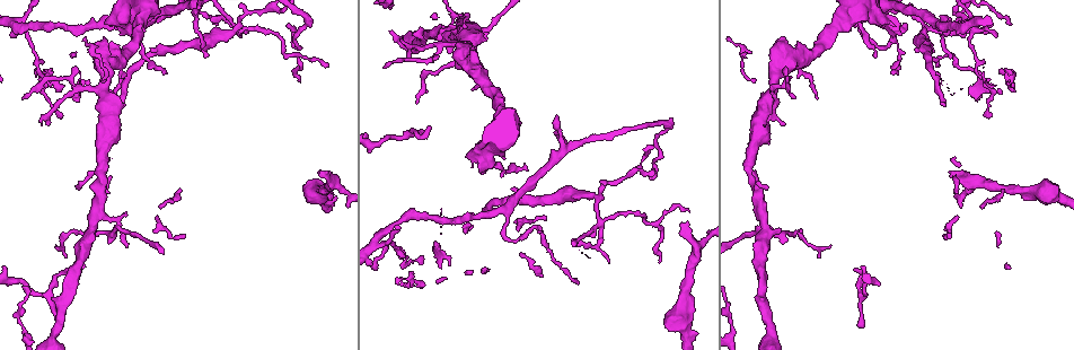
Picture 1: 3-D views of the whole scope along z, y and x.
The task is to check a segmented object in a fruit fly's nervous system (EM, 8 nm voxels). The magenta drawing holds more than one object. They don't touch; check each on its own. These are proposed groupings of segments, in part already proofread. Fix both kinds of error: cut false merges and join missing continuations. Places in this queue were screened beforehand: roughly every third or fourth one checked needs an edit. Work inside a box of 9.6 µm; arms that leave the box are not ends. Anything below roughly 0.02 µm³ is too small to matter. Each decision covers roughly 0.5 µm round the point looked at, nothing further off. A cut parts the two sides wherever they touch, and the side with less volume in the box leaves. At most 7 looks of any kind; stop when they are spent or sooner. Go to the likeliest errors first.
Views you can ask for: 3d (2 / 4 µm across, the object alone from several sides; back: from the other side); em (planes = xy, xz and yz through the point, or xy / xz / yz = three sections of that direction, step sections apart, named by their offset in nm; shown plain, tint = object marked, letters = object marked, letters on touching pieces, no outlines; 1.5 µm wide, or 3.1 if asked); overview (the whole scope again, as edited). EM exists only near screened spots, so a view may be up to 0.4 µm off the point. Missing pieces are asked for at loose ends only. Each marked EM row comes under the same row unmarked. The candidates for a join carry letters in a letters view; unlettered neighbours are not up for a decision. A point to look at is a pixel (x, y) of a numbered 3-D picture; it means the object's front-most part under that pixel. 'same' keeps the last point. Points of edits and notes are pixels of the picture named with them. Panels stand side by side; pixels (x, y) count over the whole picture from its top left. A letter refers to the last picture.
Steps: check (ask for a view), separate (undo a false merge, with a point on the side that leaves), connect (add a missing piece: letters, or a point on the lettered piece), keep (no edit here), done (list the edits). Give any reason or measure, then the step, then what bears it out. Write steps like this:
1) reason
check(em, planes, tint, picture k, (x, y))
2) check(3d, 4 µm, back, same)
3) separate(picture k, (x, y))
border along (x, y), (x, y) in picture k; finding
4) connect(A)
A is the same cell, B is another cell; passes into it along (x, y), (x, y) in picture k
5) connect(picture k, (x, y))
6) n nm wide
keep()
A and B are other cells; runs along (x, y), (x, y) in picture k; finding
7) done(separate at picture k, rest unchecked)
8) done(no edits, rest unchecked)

branch stops here
check(3d, 4 µm, picture 1, (767, 189))

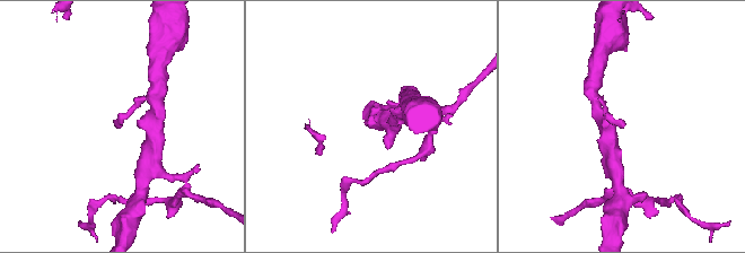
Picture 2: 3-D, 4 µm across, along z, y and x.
need the tissue
check(em, planes, letters, picture 2, (621, 128))

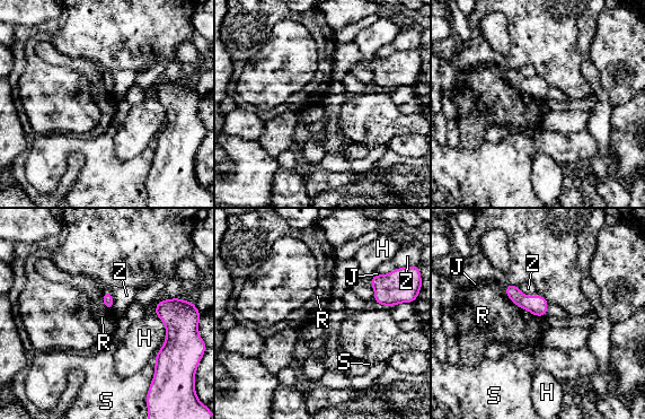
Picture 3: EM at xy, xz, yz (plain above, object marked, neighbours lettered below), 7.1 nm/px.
keep()
H, J, R, S and Z are other cells; border along (504, 287), (505, 295), (512, 302) in picture 3; none of them fits

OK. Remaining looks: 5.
an open end
check(em, yz, step 8, letters, picture 1, (996, 37))

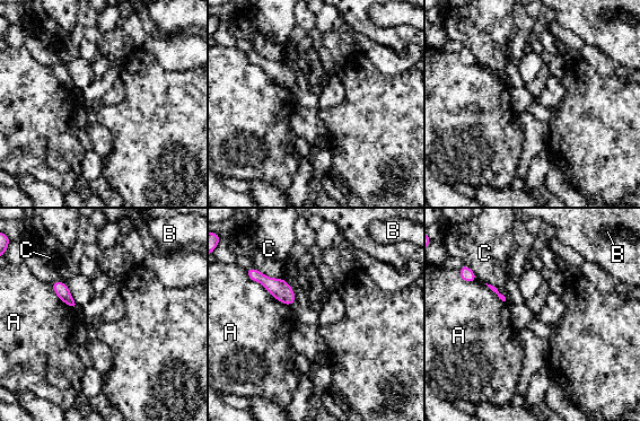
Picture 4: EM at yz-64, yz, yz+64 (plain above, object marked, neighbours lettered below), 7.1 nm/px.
cut it another way
check(em, planes, letters, same)

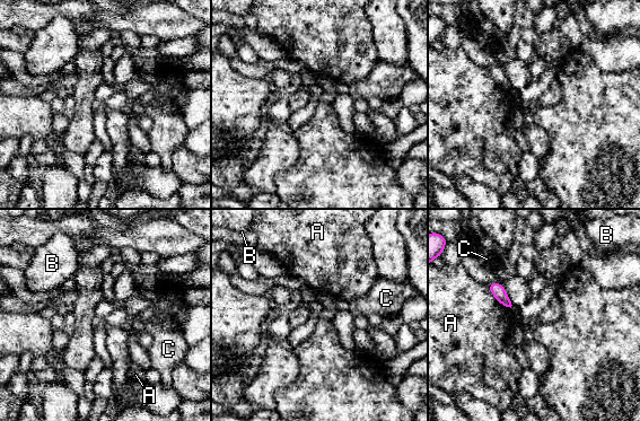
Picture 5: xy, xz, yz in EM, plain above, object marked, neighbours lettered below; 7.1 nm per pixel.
keep()
A, B and C are other cells; border along (487, 286), (499, 303), (510, 308) in picture 5; no lettered piece goes on from it

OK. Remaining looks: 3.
sharp bend
check(3d, 2 µm, picture 1, (931, 22))

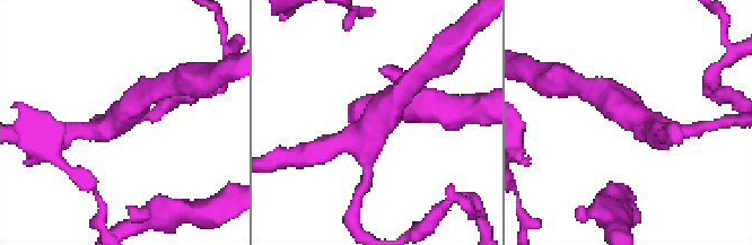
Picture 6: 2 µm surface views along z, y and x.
3 arms
check(em, yz, step 4, tint, picture 6, (359, 134))

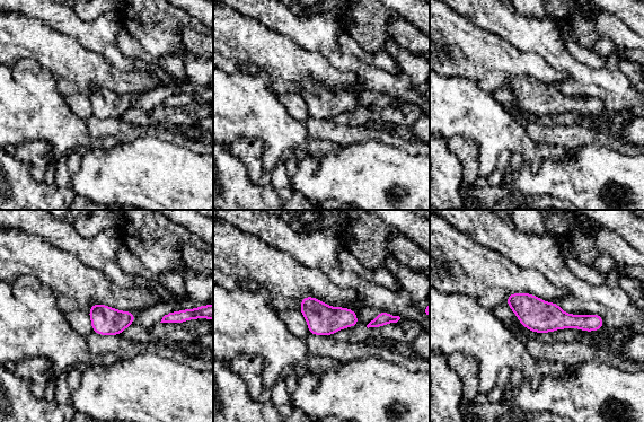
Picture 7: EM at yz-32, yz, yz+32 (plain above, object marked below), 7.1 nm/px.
cut it another way
check(em, planes, letters, same)

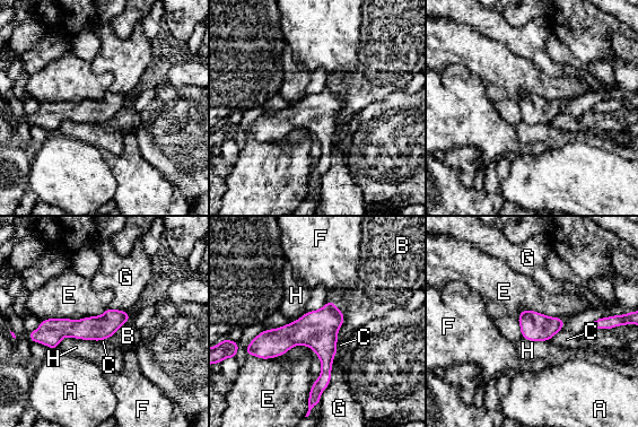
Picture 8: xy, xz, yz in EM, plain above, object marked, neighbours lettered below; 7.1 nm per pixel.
180 nm wide
keep()
A, B, C, E, F, G and H are other cells; runs along (127, 315), (35, 337) in picture 8; continuous, no second cell

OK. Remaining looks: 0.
done(no edits, rest unchecked)

